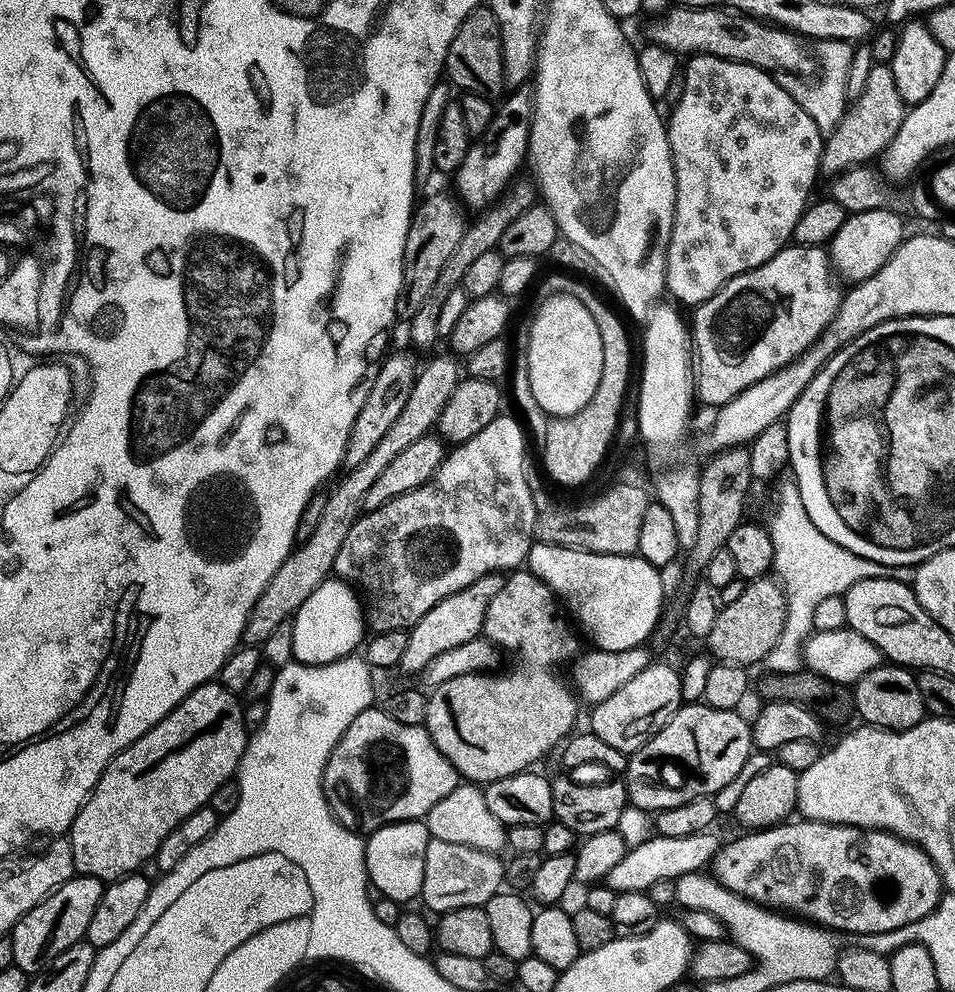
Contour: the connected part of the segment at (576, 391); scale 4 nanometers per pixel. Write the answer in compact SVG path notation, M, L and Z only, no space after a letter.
M579 295L552 296L540 304L529 334L529 376L534 400L545 417L573 416L578 414L594 398L594 390L598 390L598 378L602 378L602 337L598 335L598 325L590 310L582 306Z

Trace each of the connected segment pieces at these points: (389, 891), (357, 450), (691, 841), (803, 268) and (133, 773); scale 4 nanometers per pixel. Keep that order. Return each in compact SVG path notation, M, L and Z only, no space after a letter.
M417 820L388 824L371 833L365 841L364 867L373 889L376 888L379 895L401 904L417 899L422 878L425 877L426 846L430 840L427 823Z
M396 352L393 356L388 356L384 360L384 365L371 377L372 389L368 392L368 397L363 397L360 405L360 413L350 430L348 439L348 450L344 453L343 467L345 469L358 466L358 462L366 462L366 457L370 455L370 450L374 450L374 445L378 443L386 430L394 426L394 421L398 419L398 414L402 414L402 406L406 406L406 398L410 398L410 390L414 390L414 382L418 371L418 363L408 352Z
M715 831L690 834L686 838L666 838L652 834L640 845L629 847L625 851L622 862L608 871L606 883L610 890L615 892L647 892L654 882L677 880L691 872L707 869L720 849L721 837L715 836Z
M785 246L762 266L726 282L718 294L695 309L696 317L690 320L694 364L698 369L694 376L694 392L699 403L701 400L704 404L719 406L730 402L742 390L762 382L762 378L774 374L779 368L785 368L791 360L798 359L835 318L842 299L842 288L839 286L834 279L829 253L823 247L799 246Z
M219 682L198 686L162 722L158 722L142 738L122 750L102 770L94 790L78 810L70 829L74 850L74 866L81 876L93 876L105 882L120 880L135 873L146 859L155 857L158 846L182 818L194 814L211 801L214 790L237 775L240 759L248 745L249 730L244 725L241 697Z

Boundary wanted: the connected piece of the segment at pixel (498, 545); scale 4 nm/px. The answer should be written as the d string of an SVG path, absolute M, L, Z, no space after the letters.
M496 416L474 438L455 445L438 471L422 486L378 506L378 510L364 512L350 526L350 534L346 534L346 542L338 550L332 570L363 597L366 624L373 633L413 628L422 614L430 606L438 606L442 598L486 574L504 574L519 569L527 561L536 536L538 507L524 473L524 434L525 429L520 429L514 417Z

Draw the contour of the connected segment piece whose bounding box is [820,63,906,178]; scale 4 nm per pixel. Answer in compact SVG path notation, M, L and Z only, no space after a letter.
M877 63L866 78L866 86L847 105L840 125L832 129L824 142L824 153L820 156L820 171L831 178L841 172L849 172L879 157L890 141L898 134L906 115L906 105L894 86L894 74L887 63Z

